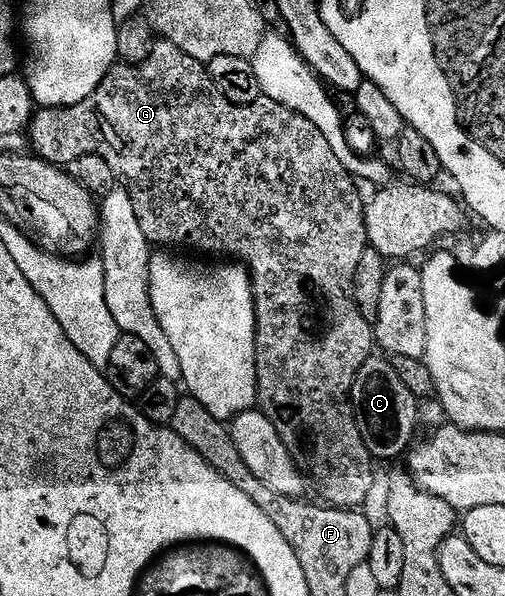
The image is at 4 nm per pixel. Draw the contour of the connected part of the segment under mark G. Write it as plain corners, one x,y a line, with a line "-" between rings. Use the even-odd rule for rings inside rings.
159,39
156,40
155,46
153,47
153,55
149,55
149,59
145,59
145,63
141,63
140,65
125,65
119,63
112,67
105,75
105,79
97,87
97,91
93,91
93,95
89,95
89,99
85,99
84,101
79,100
77,104
71,105
68,109
40,108
31,118
31,124
29,126
29,145
33,150
34,156
41,158
42,161
47,161
50,165
60,167
70,167
74,165
77,159
81,159
85,155
101,155
101,159
105,159
105,163
109,163
109,167
113,167
116,178
122,182
128,195
133,199
133,211
137,211
137,219
141,223
141,231
145,231
145,239
150,241
152,246
166,247
171,251
196,249
199,253
228,253
228,255
231,256
228,258
234,259
236,262
247,266
251,275
253,295
255,296
255,366
257,367
257,383
259,384
259,395
257,398
258,408
271,420
273,427
277,427
277,435
281,435
281,439
285,443
289,455
295,461
295,466
298,467
300,473
309,478
310,484
311,481
315,484
315,489
319,492
318,500
322,502
322,504
332,509
358,510
360,507
363,507
363,504
370,499
371,488
375,485
376,462
371,456
369,447
365,447
365,439
361,439
359,425
355,422
355,407
351,404
351,392
353,391
353,383
357,379
361,367
365,367
365,363
371,360
377,349
375,330
372,322
367,321
365,315
361,315
361,311
353,299
353,275
357,275
357,263
361,263
361,255
365,255
365,251
369,248
367,244
365,215
363,214
365,199
359,194
356,178
352,177
350,171
343,166
341,159
337,159
333,147
329,147
329,139
325,139
325,135
321,135
321,131
317,131
317,127
313,127
313,123
309,123
309,119
305,119
305,115
297,115
289,107
285,107
276,101
260,99
251,105
234,105
233,103
229,103
229,99
225,99
225,95
221,95
221,91
217,91
213,79
207,74
207,67
204,62
193,59
193,55
181,51
181,47
177,47
171,41

